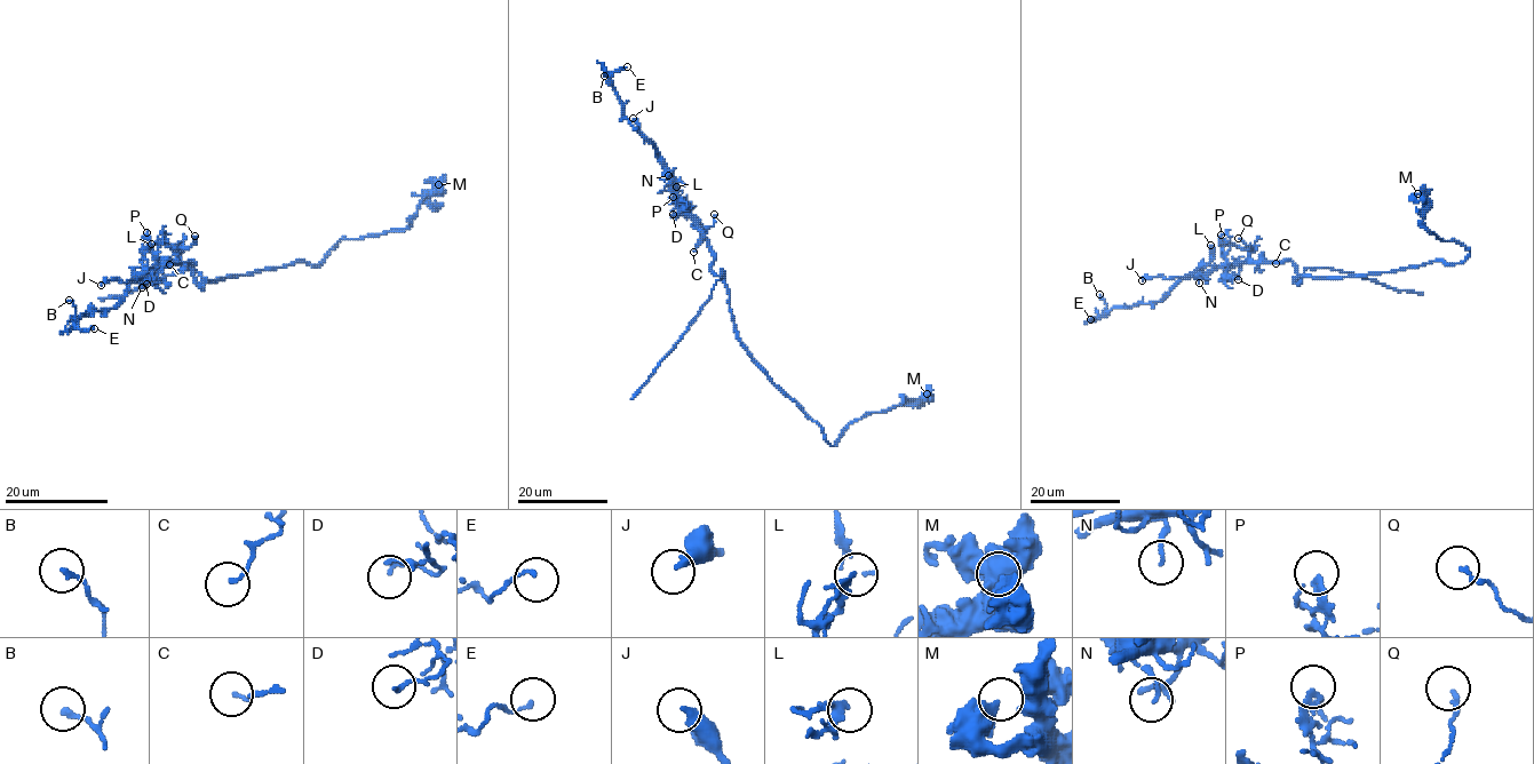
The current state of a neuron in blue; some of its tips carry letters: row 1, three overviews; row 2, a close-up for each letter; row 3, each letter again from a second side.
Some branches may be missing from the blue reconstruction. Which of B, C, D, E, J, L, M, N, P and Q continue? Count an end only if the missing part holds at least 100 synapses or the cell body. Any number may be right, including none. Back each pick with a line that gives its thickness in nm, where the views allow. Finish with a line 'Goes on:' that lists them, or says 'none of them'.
Goes on: none of them

